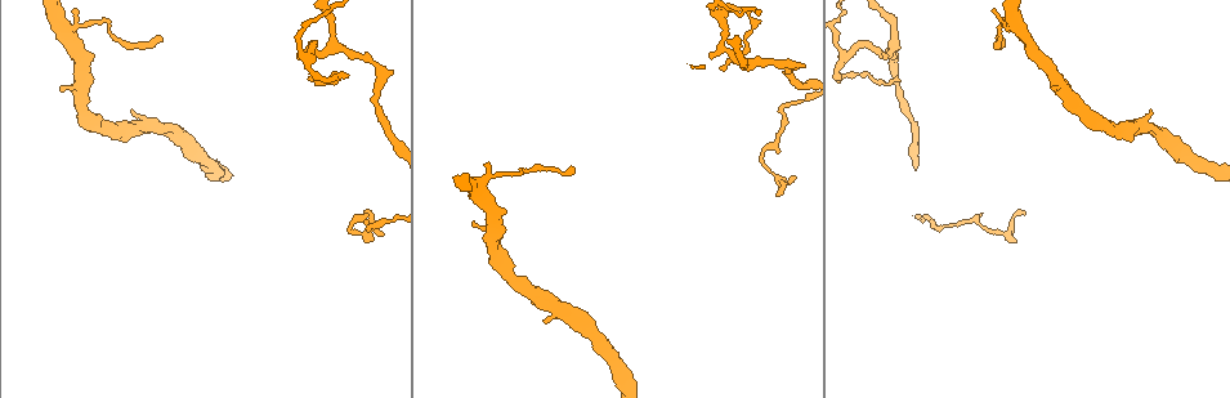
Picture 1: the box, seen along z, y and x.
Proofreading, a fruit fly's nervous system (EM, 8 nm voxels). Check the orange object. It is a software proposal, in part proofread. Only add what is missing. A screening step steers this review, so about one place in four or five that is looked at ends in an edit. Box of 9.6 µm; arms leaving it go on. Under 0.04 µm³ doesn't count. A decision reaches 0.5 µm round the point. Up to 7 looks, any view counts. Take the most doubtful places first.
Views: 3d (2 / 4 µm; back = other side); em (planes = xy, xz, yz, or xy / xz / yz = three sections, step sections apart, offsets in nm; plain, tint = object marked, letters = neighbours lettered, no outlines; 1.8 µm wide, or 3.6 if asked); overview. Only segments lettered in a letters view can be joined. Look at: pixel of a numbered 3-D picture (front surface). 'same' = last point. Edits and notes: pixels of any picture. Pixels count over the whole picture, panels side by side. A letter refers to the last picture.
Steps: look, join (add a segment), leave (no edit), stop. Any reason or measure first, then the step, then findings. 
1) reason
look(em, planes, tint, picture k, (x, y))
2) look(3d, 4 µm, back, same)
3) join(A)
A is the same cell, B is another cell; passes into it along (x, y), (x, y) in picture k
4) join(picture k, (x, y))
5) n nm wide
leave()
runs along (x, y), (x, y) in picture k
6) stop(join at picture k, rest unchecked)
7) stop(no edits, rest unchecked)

look(3d, 2 µm, back, picture 1, (886, 54))

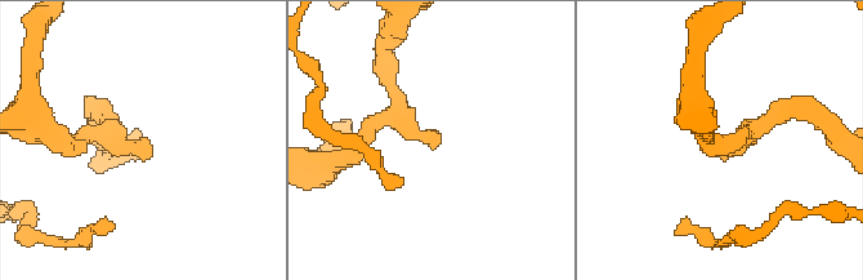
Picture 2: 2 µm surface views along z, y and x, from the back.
arms of 170, 180 nm; shape alone is not enough
look(em, planes, letters, picture 2, (437, 140))

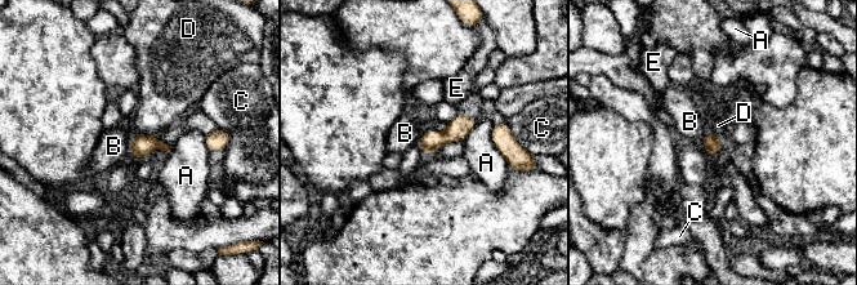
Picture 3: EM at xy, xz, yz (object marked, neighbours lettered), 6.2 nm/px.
110 nm wide
leave()
A, B, C, D and E are other cells; border along (134, 134), (130, 142), (130, 155) in picture 3; no lettered segment goes on from it

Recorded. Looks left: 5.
free end
look(3d, 4 µm, picture 1, (1051, 88))

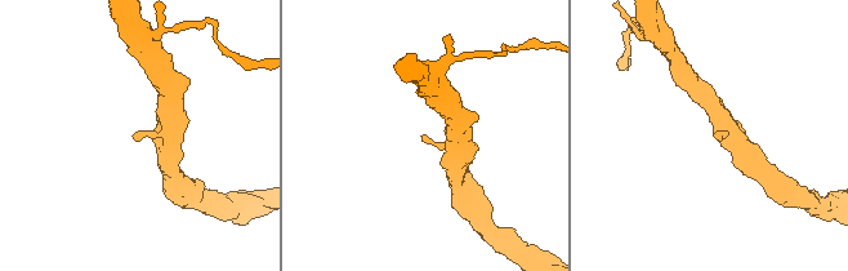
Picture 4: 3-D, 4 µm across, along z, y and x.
look(em, xy, step 8, letters, picture 4, (422, 137))

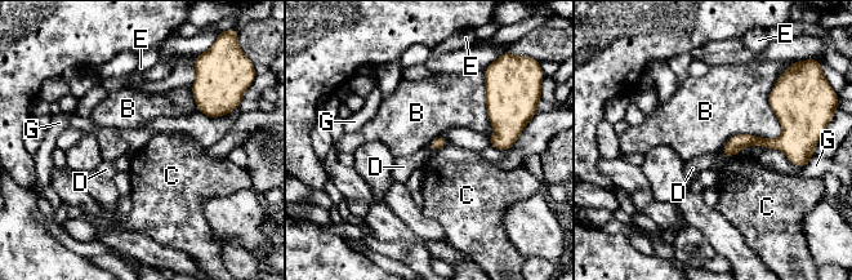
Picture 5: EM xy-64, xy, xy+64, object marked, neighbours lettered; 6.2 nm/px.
look(em, planes, letters, same)

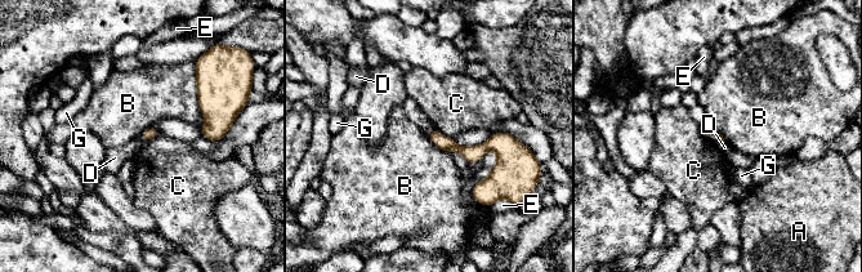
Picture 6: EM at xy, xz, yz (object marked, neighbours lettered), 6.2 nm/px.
leave()
A, B, C, D, E and G are other cells; border along (195, 65), (195, 92), (201, 114) in picture 6; no lettered segment goes on from it

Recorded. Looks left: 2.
stop(no edits, rest unchecked)

